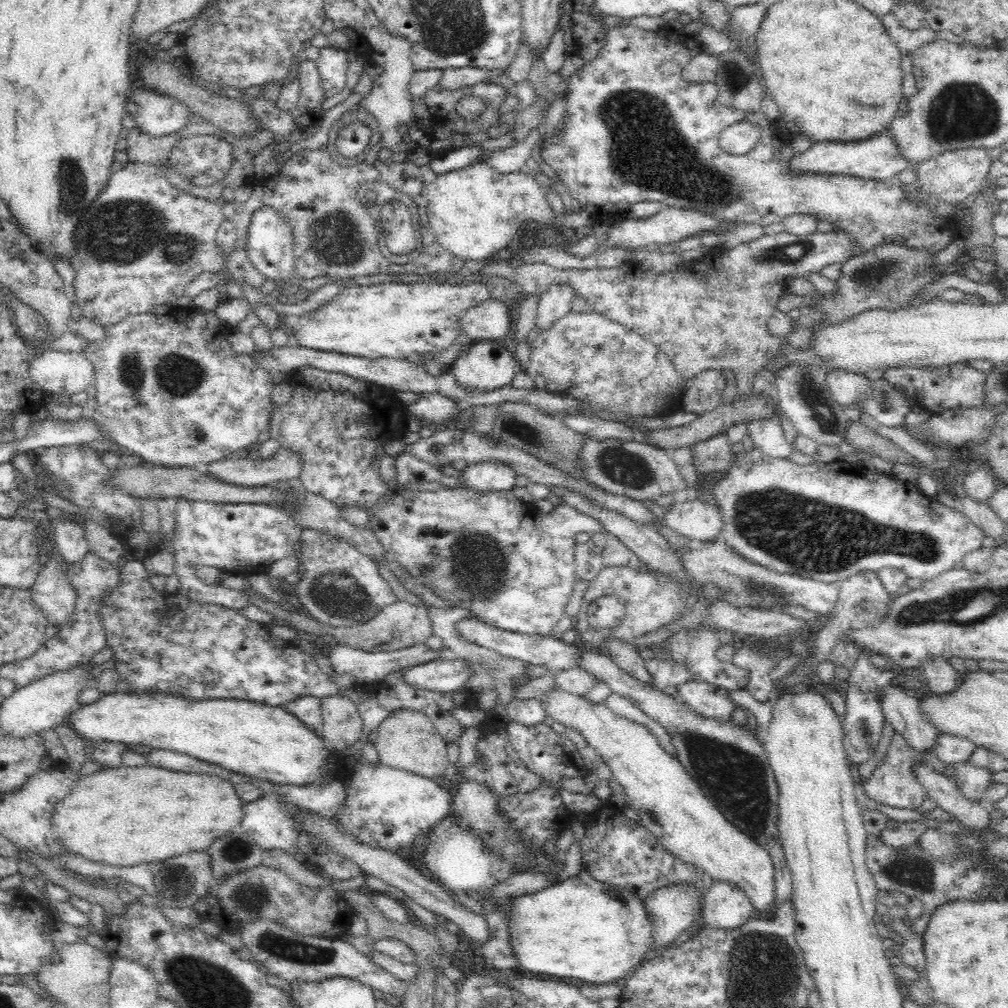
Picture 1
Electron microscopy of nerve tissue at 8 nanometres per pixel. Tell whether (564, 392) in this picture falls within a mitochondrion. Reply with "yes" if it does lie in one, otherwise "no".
no

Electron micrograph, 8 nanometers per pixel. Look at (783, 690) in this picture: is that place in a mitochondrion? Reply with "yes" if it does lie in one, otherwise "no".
no

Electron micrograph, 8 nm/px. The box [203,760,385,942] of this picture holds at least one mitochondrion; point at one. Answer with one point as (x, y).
(251, 896)

